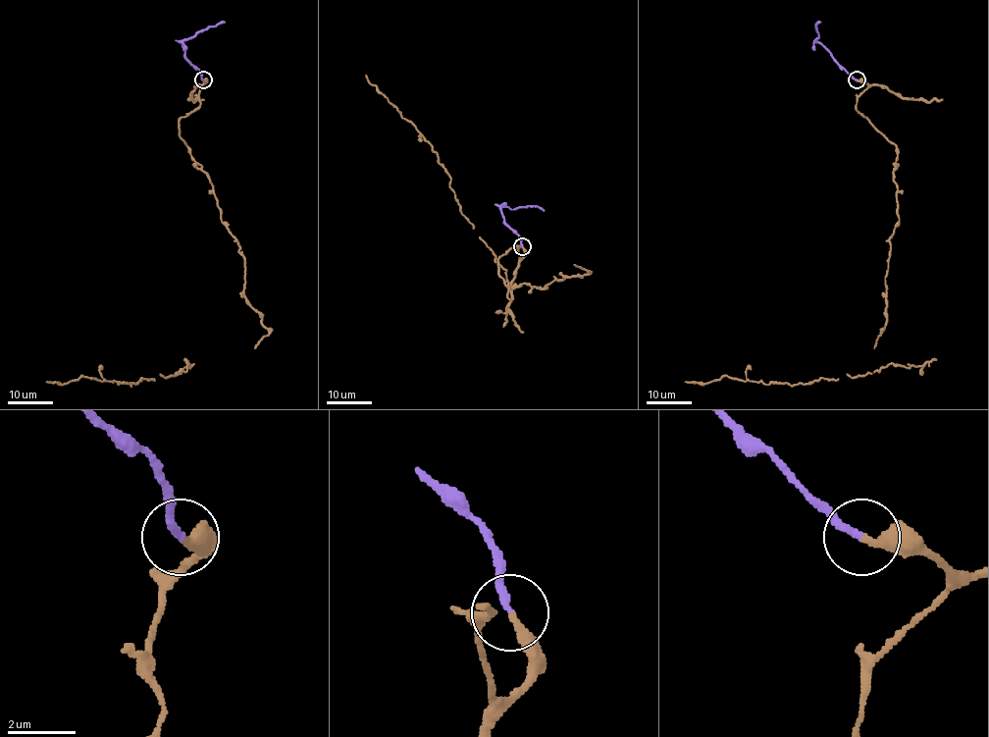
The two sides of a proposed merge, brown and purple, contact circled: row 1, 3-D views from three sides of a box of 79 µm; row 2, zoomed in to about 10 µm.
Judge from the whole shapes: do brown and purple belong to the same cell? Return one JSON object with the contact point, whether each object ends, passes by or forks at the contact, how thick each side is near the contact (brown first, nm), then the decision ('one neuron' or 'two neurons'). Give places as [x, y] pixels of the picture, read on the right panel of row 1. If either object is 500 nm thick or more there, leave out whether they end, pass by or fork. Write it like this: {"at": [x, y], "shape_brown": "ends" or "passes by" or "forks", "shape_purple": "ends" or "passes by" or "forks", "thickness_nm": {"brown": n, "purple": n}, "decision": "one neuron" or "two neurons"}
{"at": [857, 79], "shape_brown": "ends", "shape_purple": "ends", "thickness_nm": {"brown": 280, "purple": 200}, "decision": "one neuron"}

